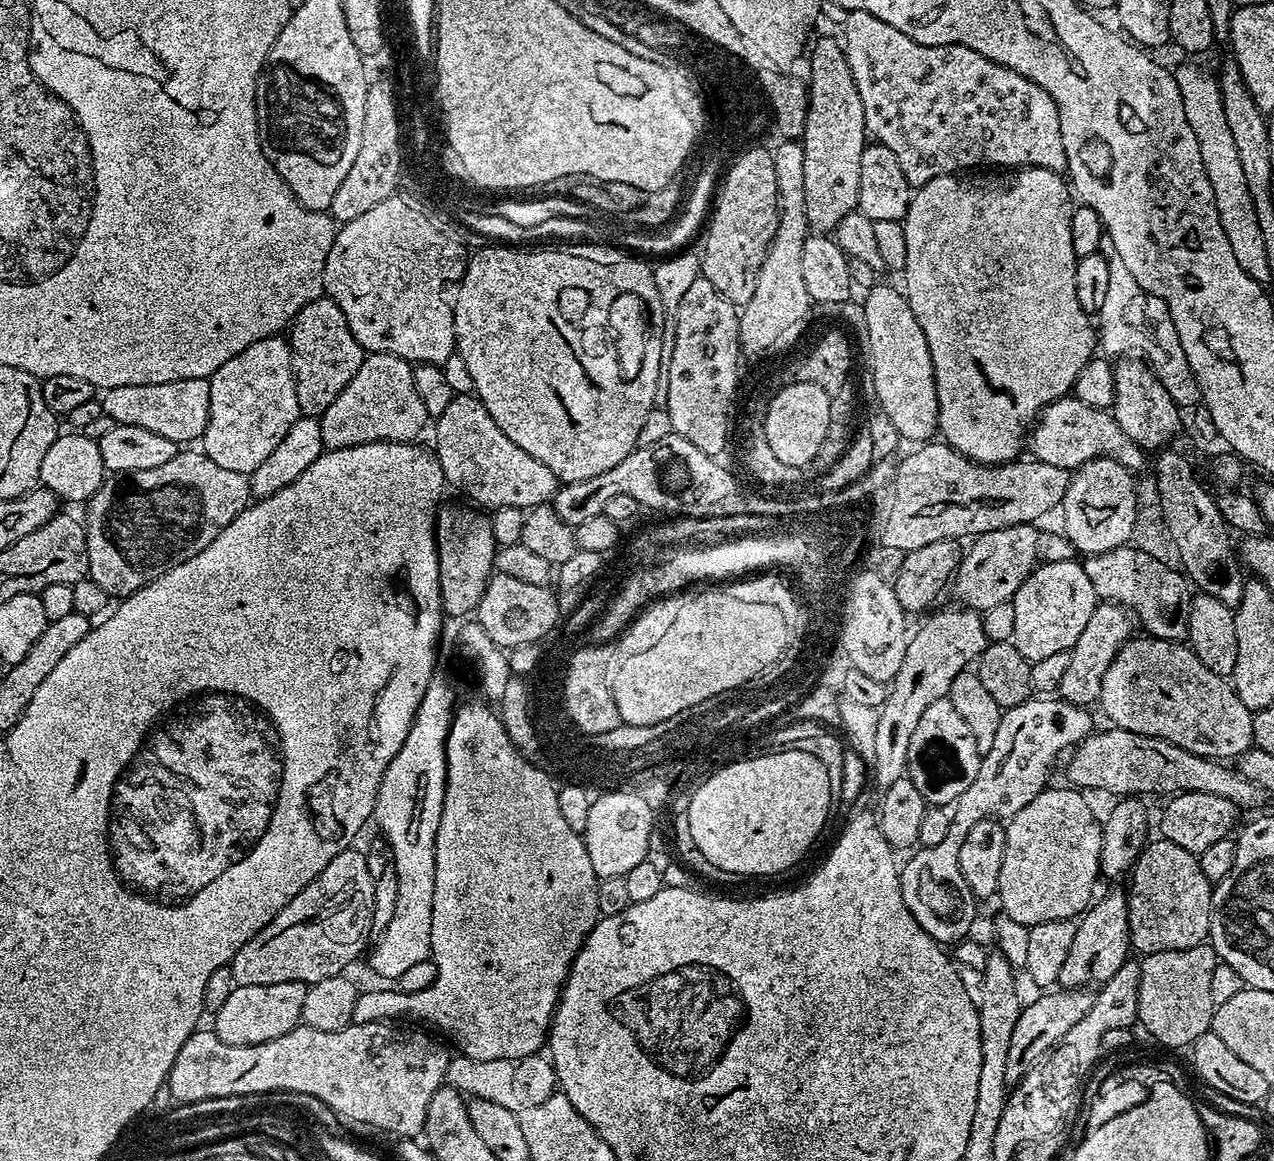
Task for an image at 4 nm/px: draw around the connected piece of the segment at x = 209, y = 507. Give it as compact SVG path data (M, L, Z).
M177 451L170 462L154 466L154 470L134 470L112 474L104 485L87 501L88 520L84 524L88 547L88 576L106 590L109 598L123 598L134 594L142 586L162 578L166 570L174 570L182 562L202 554L236 515L250 503L250 480L245 473L226 470L218 462L210 462L203 451Z

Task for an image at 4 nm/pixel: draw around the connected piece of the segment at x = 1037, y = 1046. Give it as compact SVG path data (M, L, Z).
M1069 988L1067 990L1048 990L1037 1000L1023 1005L1020 1017L1010 1037L1010 1054L1006 1057L1006 1078L1009 1082L1021 1080L1035 1064L1040 1063L1075 1024L1082 1022L1090 1010L1094 996L1086 988Z

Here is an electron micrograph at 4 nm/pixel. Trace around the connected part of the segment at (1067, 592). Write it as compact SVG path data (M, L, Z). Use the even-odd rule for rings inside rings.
M1076 558L1037 564L1026 582L1018 586L1011 601L1014 606L1014 634L1010 642L1029 662L1072 649L1098 603L1094 584L1087 578L1083 563Z

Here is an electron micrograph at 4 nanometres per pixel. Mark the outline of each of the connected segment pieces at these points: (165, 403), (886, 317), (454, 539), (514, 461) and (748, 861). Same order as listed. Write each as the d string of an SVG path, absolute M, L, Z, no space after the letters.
M190 378L178 382L162 382L150 386L114 386L103 393L102 403L104 415L114 418L116 424L126 426L142 426L142 430L150 430L150 434L162 434L162 438L170 438L177 446L188 446L191 440L199 441L206 430L206 422L210 418L210 386L208 380Z
M877 282L863 296L868 331L867 359L873 372L870 388L876 392L879 411L889 416L905 441L931 441L940 427L940 407L926 334L922 334L922 326L918 326L918 318L914 318L914 310L910 310L908 298L899 287L891 288Z
M445 503L436 513L436 553L440 607L443 608L445 617L452 618L452 616L464 616L467 612L469 615L478 606L488 585L488 579L494 574L498 545L492 533L492 521L483 511L472 506L463 508L460 504L447 504Z
M475 394L453 395L450 406L435 417L436 448L434 455L442 466L442 474L464 496L469 496L473 505L484 510L495 510L514 506L515 508L537 508L551 501L558 487L558 481L538 458L530 458L522 446L514 446L506 434L490 418L490 410Z
M786 750L786 754L754 758L754 762L734 761L720 773L713 774L694 794L686 817L690 828L687 839L692 848L700 851L701 858L720 872L733 872L736 876L776 876L794 867L807 854L808 847L819 838L832 804L834 797L830 794L826 766L813 754Z

